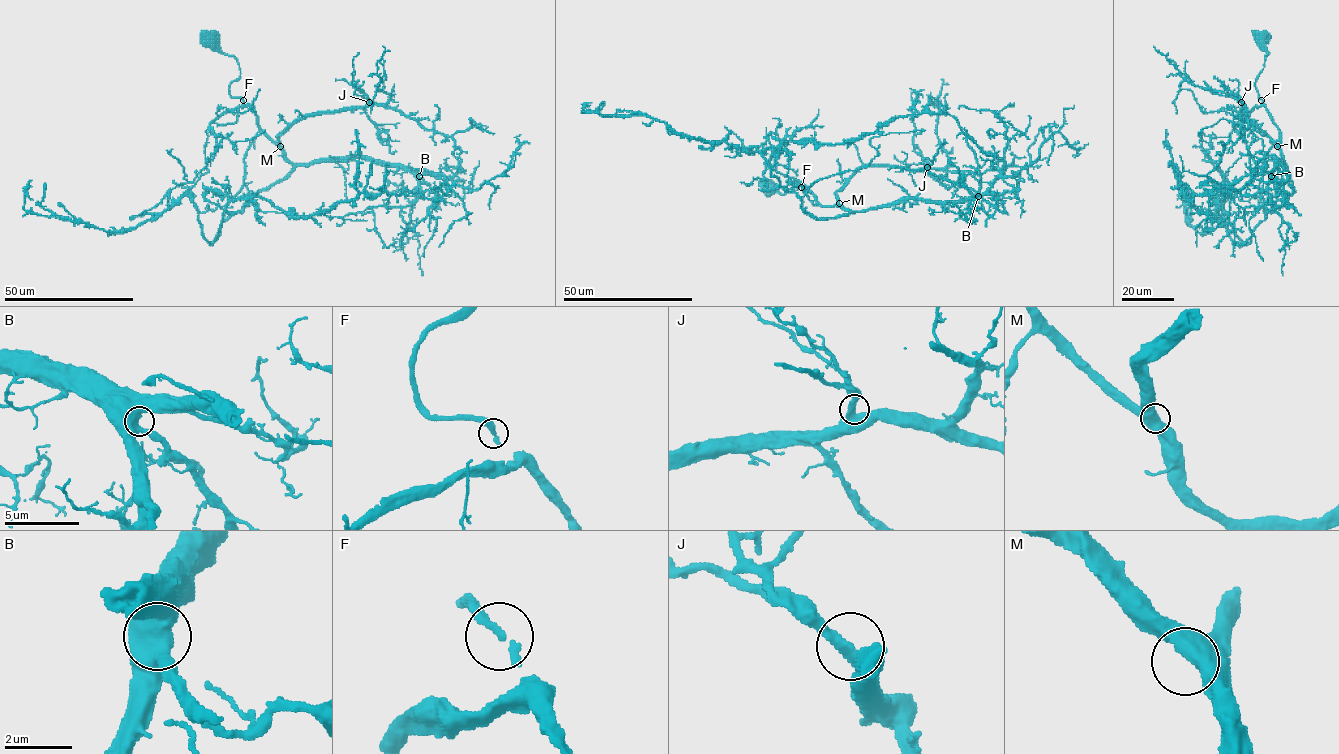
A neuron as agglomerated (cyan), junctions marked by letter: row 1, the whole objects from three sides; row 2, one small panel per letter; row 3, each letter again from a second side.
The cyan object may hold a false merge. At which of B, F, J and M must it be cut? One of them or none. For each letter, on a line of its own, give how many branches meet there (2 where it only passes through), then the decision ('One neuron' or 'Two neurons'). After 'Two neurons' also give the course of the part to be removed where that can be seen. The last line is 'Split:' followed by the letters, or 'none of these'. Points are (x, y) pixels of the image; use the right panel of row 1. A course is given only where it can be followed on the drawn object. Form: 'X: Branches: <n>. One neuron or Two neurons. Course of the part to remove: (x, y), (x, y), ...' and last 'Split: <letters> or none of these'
B: Branches: 2. One neuron
F: Branches: 2. One neuron
J: Branches: 2. One neuron
M: Branches: 2. One neuron
Split: none of these

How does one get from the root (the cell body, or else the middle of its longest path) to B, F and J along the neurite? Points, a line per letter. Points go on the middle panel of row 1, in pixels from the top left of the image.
B: (769, 188), (784, 193), (798, 189), (796, 182), (787, 182), (822, 206), (852, 211), (907, 199), (978, 196)
F: (769, 188), (772, 186), (781, 193), (798, 189), (797, 182), (789, 180), (789, 184), (801, 187)
J: (769, 188), (784, 193), (798, 189), (796, 182), (787, 182), (832, 206), (862, 167), (927, 167)

